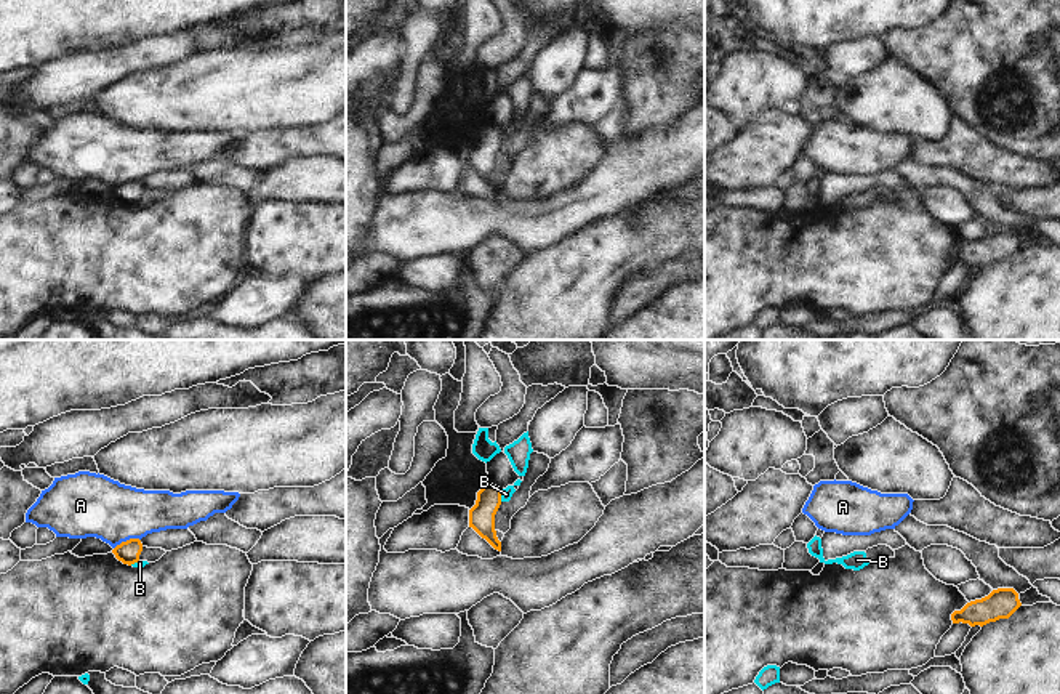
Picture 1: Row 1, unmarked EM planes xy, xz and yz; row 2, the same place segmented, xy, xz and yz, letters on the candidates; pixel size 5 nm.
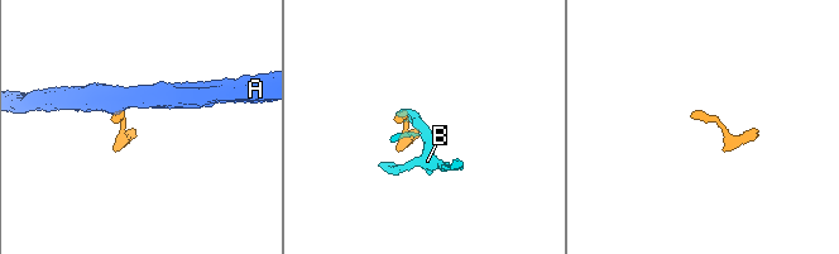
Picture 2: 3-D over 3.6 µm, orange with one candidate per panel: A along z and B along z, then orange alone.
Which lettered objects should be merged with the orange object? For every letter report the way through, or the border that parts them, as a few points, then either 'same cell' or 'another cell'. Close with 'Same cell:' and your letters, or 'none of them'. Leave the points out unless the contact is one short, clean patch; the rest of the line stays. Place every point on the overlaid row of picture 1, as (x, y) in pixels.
A: along xy (140, 539), (122, 540), (114, 548) | another cell
B: along xz (500, 491), (501, 500) | another cell
Same cell: none of them

